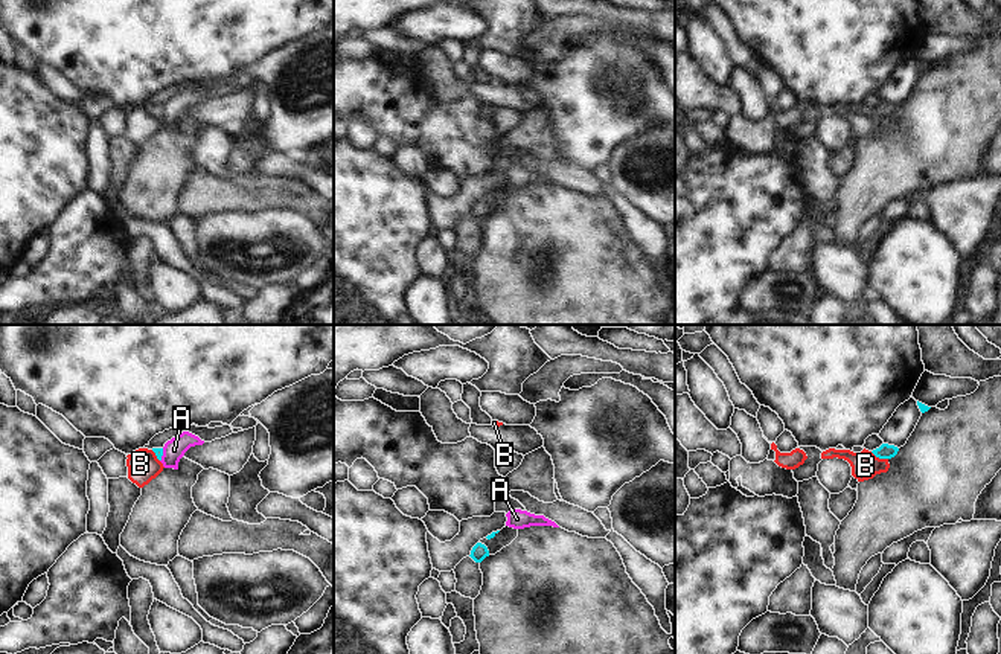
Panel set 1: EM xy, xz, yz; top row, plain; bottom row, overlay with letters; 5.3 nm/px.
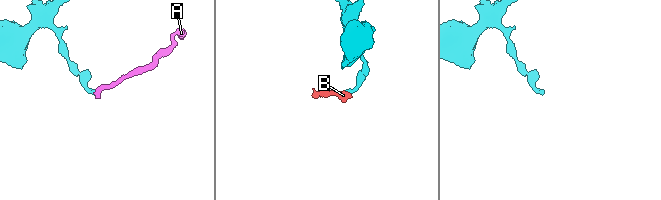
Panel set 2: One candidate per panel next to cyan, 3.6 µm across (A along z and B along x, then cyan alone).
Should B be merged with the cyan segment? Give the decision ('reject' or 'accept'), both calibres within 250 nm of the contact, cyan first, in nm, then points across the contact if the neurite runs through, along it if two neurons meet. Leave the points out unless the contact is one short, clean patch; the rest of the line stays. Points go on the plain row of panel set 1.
reject | 80/150 nm | along yz (870, 110), (887, 118)

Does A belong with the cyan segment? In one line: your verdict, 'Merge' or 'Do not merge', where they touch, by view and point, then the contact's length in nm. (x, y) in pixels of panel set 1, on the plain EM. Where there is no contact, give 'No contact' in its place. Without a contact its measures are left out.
Do not merge. Touches cyan at xy (162, 113). Shared border 70 nm.

